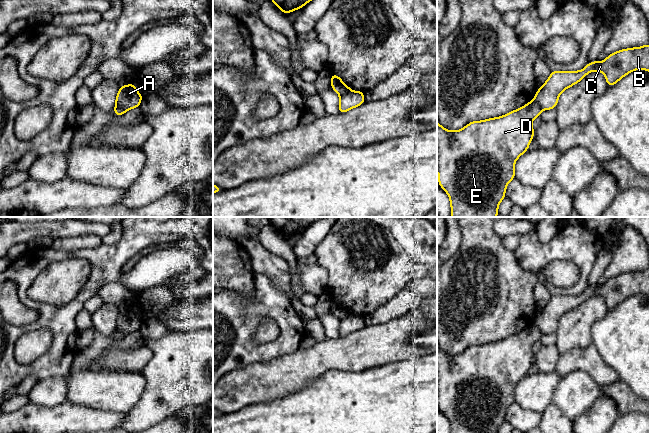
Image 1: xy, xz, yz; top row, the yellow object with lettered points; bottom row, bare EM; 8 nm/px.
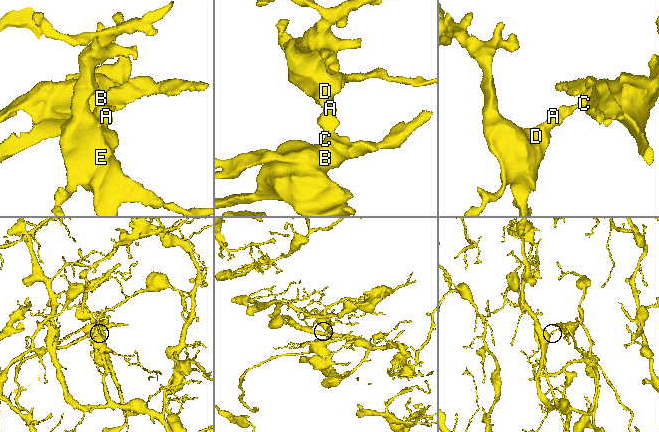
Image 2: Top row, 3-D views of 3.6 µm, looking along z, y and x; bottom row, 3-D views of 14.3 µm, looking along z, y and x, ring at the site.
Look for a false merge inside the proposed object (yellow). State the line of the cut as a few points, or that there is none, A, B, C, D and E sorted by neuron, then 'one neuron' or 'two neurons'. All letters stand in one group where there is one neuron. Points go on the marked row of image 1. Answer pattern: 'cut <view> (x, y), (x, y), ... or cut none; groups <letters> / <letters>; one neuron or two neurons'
cut xz (351, 90), (340, 96); groups A B C / D E; two neurons

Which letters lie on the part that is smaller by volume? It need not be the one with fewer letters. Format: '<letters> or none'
A, B, C

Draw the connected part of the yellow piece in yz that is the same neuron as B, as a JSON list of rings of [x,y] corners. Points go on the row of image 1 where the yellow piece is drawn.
[[[649,43],[642,47],[619,50],[608,55],[602,62],[596,60],[588,63],[580,71],[553,71],[536,92],[534,99],[541,110],[554,109],[560,94],[577,84],[590,72],[601,71],[605,75],[608,86],[613,86],[628,73],[638,69],[649,71]]]

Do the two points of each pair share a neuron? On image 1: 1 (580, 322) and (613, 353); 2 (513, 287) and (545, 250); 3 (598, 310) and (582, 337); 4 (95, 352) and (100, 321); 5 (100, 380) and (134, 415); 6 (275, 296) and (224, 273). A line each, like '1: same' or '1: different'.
1: different
2: different
3: same
4: different
5: different
6: different

